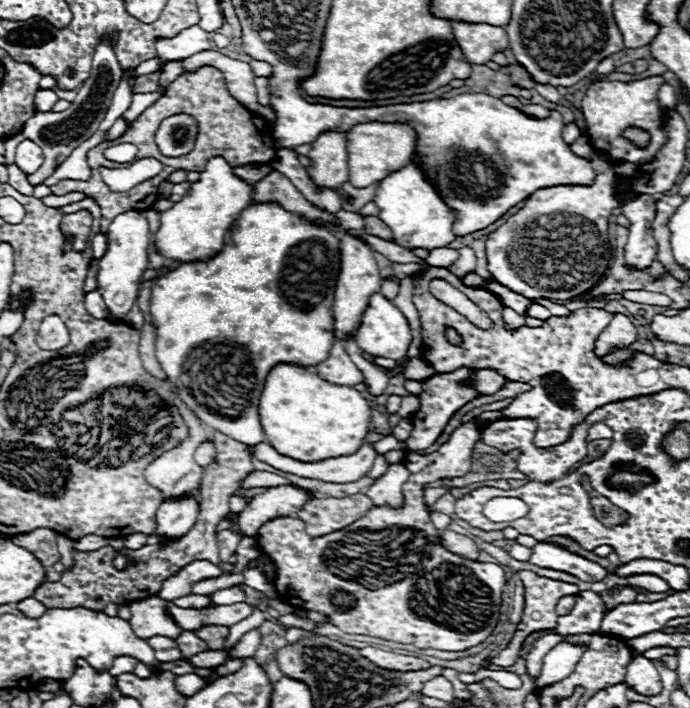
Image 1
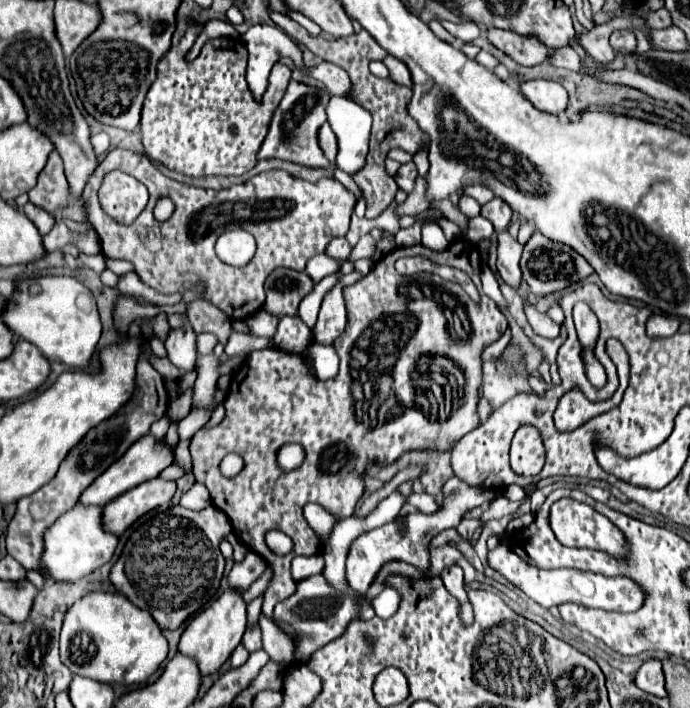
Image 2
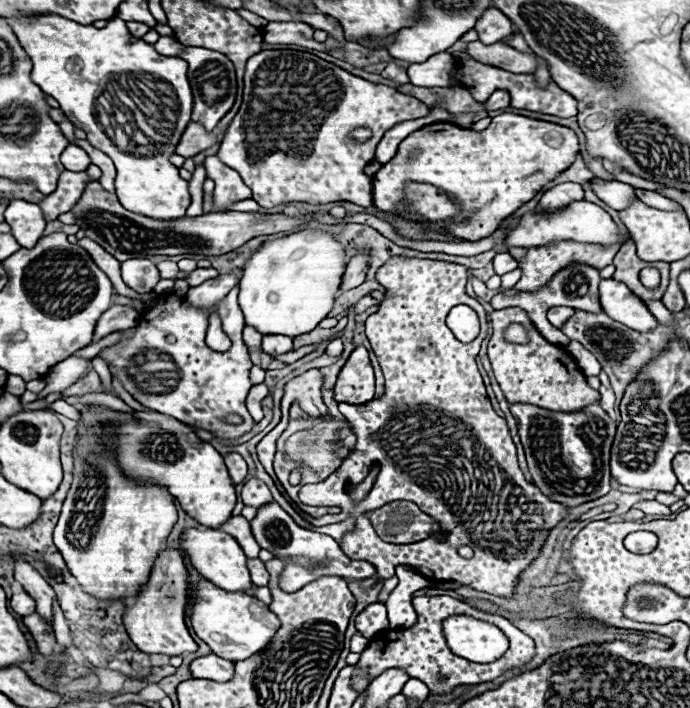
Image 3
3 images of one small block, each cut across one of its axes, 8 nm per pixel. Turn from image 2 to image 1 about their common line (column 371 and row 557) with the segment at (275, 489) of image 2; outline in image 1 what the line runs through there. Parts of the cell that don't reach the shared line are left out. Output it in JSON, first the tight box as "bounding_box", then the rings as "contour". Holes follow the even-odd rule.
{"bounding_box":[256,420,506,652],"contour":[[[474,420],[456,428],[450,440],[434,454],[422,456],[408,450],[402,464],[408,468],[410,478],[404,484],[406,506],[400,510],[374,506],[352,526],[322,538],[310,538],[304,532],[304,524],[296,518],[276,518],[264,524],[256,538],[260,548],[268,552],[270,560],[278,564],[274,586],[280,600],[326,612],[332,618],[332,624],[348,634],[368,634],[382,640],[412,644],[416,648],[436,648],[446,652],[468,650],[484,642],[498,624],[506,572],[498,564],[476,562],[448,552],[438,540],[438,530],[434,528],[424,502],[424,488],[428,482],[446,476],[464,476],[470,470],[472,446],[480,438],[482,430]]]}

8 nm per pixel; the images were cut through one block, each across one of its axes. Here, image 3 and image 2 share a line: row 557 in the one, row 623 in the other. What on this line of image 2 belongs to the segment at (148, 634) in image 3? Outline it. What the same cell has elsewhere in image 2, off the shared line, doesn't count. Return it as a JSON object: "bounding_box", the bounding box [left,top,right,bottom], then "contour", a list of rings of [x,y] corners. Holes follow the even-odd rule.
{"bounding_box":[110,506,230,630],"contour":[[[172,506],[160,512],[158,516],[152,516],[130,534],[118,562],[110,570],[110,580],[114,588],[122,592],[126,598],[130,598],[138,608],[148,610],[160,628],[174,630],[216,594],[224,572],[224,556],[218,546],[230,532],[230,518],[216,506],[208,506],[204,510]]]}

